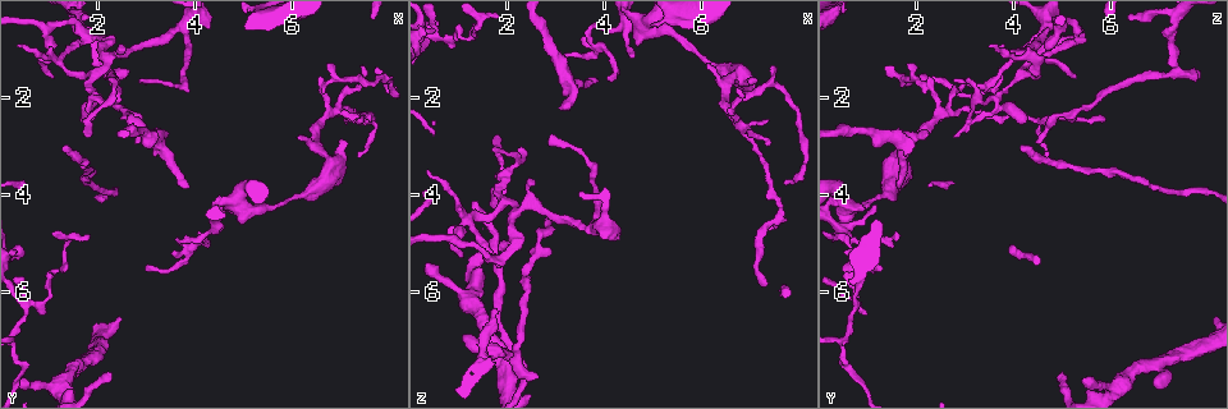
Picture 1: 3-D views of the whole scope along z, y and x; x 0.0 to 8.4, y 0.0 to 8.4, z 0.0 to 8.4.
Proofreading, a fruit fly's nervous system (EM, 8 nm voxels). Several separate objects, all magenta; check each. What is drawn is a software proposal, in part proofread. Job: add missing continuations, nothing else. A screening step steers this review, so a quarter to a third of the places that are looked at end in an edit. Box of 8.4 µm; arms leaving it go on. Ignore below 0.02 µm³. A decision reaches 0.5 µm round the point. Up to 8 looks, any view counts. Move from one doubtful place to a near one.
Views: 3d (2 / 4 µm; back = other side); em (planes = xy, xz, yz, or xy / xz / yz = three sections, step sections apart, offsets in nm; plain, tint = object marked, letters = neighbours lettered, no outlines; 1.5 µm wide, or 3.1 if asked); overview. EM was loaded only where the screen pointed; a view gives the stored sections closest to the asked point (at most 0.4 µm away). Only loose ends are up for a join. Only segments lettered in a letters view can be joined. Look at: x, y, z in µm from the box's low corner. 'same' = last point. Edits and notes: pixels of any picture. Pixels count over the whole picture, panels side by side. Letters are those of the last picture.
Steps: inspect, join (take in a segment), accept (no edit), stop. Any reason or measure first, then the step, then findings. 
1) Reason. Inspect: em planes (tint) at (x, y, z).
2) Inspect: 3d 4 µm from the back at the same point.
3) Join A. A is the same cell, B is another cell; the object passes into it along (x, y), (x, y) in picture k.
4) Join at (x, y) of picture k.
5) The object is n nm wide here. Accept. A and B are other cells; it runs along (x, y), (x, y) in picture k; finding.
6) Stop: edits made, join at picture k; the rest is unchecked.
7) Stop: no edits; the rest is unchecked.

End of a long branch. Inspect: em planes (letters) at (7.75, 1.40, 3.75).

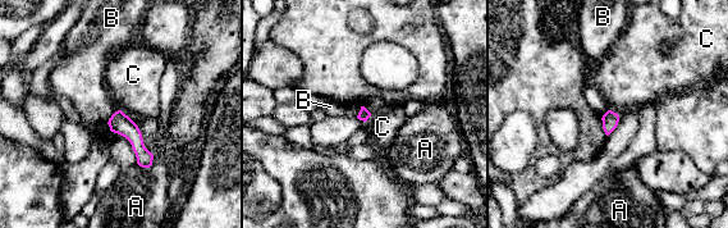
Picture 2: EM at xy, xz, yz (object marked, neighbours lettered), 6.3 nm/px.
The longest contact is with A, 130 nm. Accept. A, B and C are other cells; a border runs along (609, 109), (617, 114) in picture 2; no lettered segment goes on from it.

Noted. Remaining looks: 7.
Tapers out. Inspect: 3d 4 µm from the back at (1.75, 2.85, 2.75).

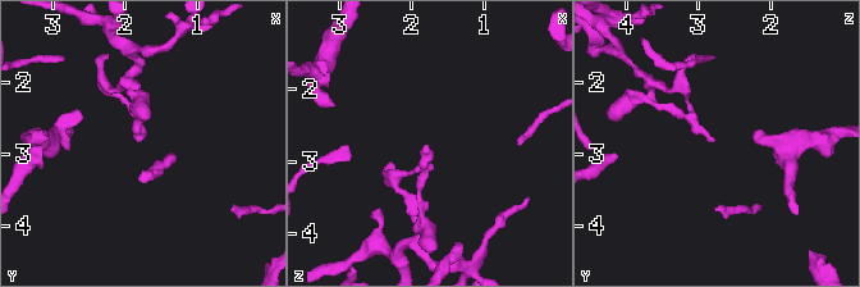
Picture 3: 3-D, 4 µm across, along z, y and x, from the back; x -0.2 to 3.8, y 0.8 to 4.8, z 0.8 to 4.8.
Shape alone is not enough. Inspect: em planes (letters) at (1.80, 2.85, 2.75).

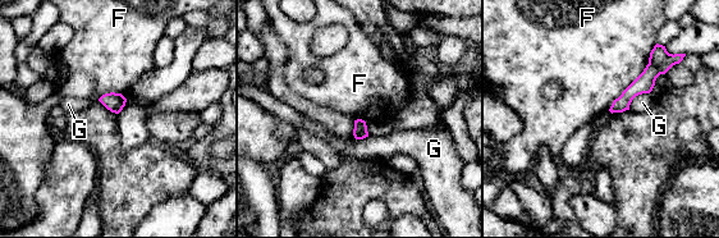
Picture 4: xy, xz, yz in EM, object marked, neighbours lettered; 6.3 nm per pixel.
The longest contact is with F, 500 nm. Accept. F and G are other cells; a border runs along (656, 44), (644, 71), (608, 110) in picture 4; no lettered segment goes on from it.

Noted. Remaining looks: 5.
Branch stops here. Inspect: 3d 2 µm at (4.10, 4.80, 1.55).

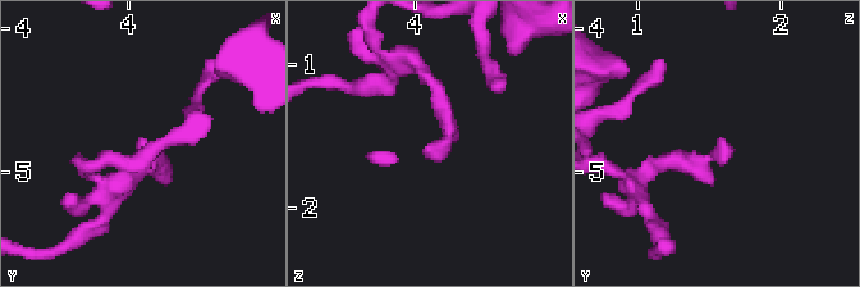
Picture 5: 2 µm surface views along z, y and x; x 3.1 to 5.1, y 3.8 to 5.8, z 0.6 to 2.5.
Now the EM. Inspect: em planes (tint) at (4.10, 4.76, 1.58).

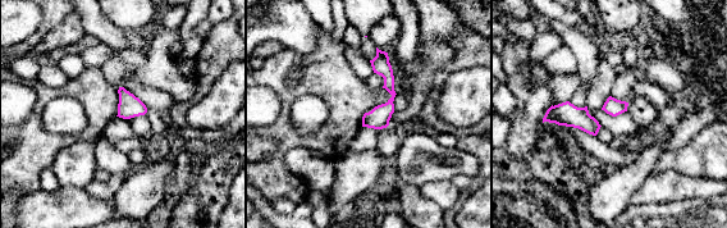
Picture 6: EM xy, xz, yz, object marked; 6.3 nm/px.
Inspect: em planes (letters) at the same point.

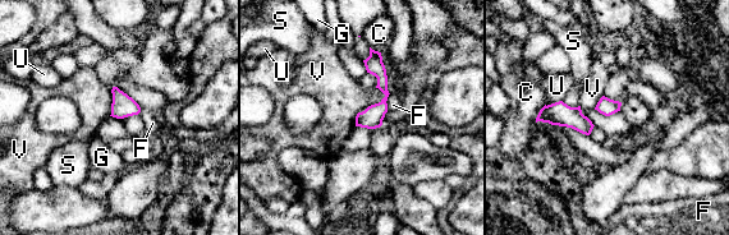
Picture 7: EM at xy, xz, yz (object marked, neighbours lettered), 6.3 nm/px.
Accept. C, F, G, S, U and V are other cells; it runs along (375, 54), (385, 98), (370, 125) in picture 7; none of them fits.

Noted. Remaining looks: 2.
Stop: no edits; the rest is unchecked.

